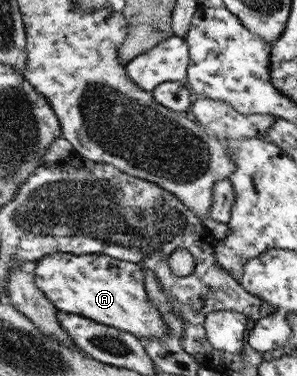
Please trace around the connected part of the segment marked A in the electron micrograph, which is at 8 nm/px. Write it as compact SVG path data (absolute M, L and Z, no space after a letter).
M56 251L37 260L30 269L35 273L38 287L54 302L58 311L79 314L128 331L143 342L150 337L168 338L168 325L146 292L145 273L139 264L107 254L75 255Z

